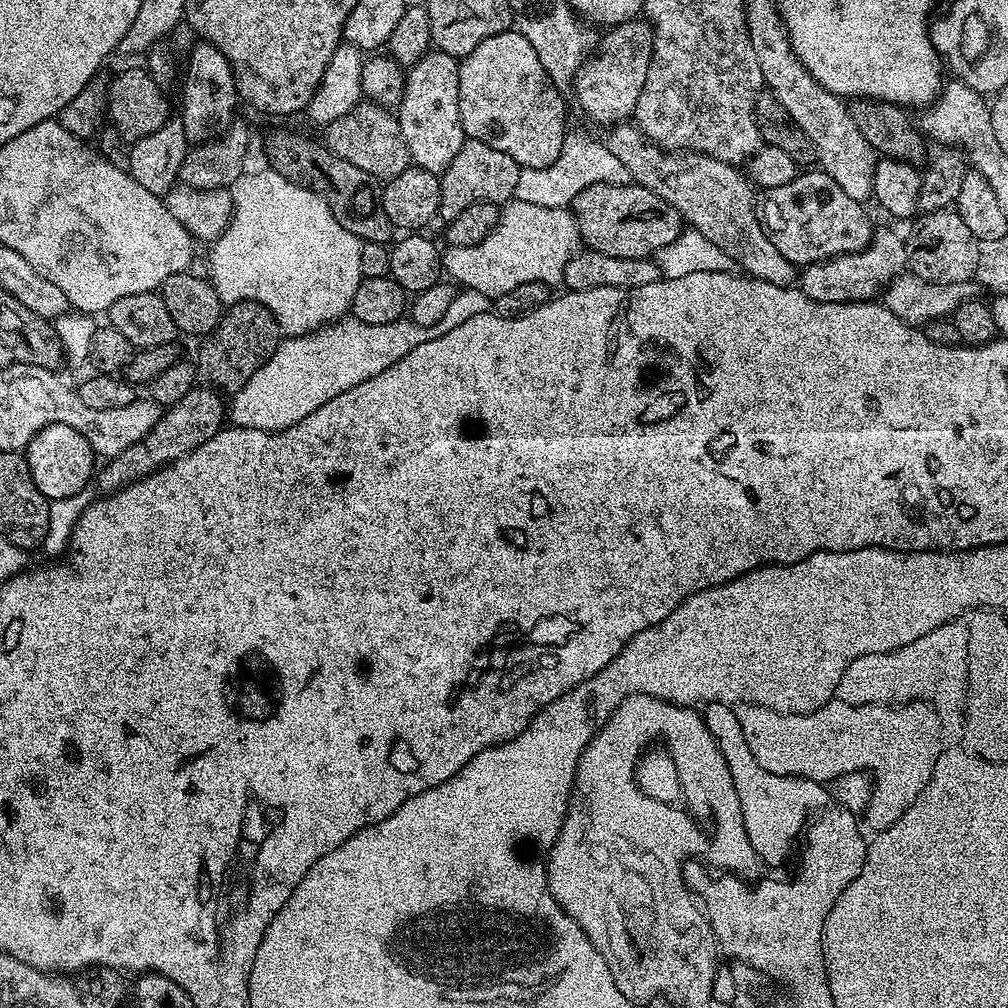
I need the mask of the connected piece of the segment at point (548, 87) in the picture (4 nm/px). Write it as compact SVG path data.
M509 30L502 34L494 34L490 38L486 38L486 42L478 42L478 46L474 46L474 50L470 50L470 54L460 60L458 110L462 118L465 137L478 142L486 142L486 146L494 146L494 150L502 150L502 154L510 154L510 158L514 158L514 162L521 168L545 168L558 158L558 154L562 154L566 127L564 128L564 100L560 96L563 96L561 89L556 88L554 82L546 74L546 70L542 70L542 62L538 62L538 54L534 50L534 46L530 46L530 42L526 42L526 38L521 32Z

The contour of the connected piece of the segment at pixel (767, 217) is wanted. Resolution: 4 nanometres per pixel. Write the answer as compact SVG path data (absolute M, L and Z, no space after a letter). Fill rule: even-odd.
M804 170L786 186L774 186L763 193L758 204L758 215L764 232L774 242L774 250L782 254L791 264L807 266L829 260L835 256L845 256L860 252L874 235L872 220L863 203L855 201L841 189L834 178L830 178L821 170Z

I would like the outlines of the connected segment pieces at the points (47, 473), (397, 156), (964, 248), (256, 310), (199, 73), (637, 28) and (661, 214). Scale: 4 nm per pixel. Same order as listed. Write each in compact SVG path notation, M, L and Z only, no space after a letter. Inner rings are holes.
M60 424L48 425L34 434L26 449L26 457L38 490L48 501L78 497L79 492L90 484L98 468L98 457L90 442L86 442L78 430Z
M361 102L350 114L342 114L342 118L327 124L323 129L323 143L338 154L338 158L346 158L346 162L358 166L358 170L366 170L366 174L376 180L387 182L398 178L398 174L412 164L412 156L408 152L406 138L402 138L399 119L388 112L391 111L385 105Z
M947 208L926 212L912 226L906 232L904 245L908 255L907 271L931 284L961 284L975 277L982 244L970 234L959 212Z
M243 300L231 305L221 316L218 326L203 337L198 359L198 376L205 385L221 393L234 394L250 382L250 374L258 370L278 350L282 333L276 316L253 300Z
M196 42L192 53L188 56L188 70L183 71L184 97L180 100L178 117L185 127L189 145L207 144L226 132L234 122L232 116L236 112L238 97L234 74L230 70L230 62L226 62L226 54L218 50L218 46L207 42Z
M637 18L609 27L605 32L608 33L602 36L599 51L589 55L576 71L574 93L581 110L594 123L615 126L627 121L638 106L638 94L642 94L652 61L652 30L647 19Z
M638 183L595 184L586 186L570 205L580 239L591 251L610 254L610 258L647 260L655 257L662 246L674 242L685 227L683 218L658 194Z

